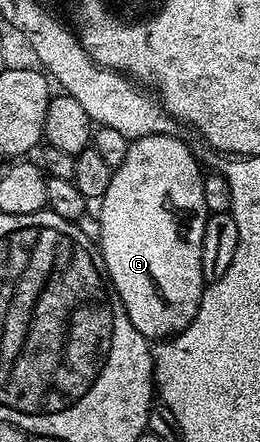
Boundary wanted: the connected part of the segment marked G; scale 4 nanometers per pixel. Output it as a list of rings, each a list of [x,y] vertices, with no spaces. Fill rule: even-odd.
[[[172,133],[130,140],[125,161],[112,170],[109,189],[105,189],[97,211],[101,227],[97,246],[103,254],[105,269],[129,321],[148,341],[162,341],[184,331],[197,313],[205,286],[201,273],[201,241],[209,214],[203,188],[205,171],[177,136]]]

